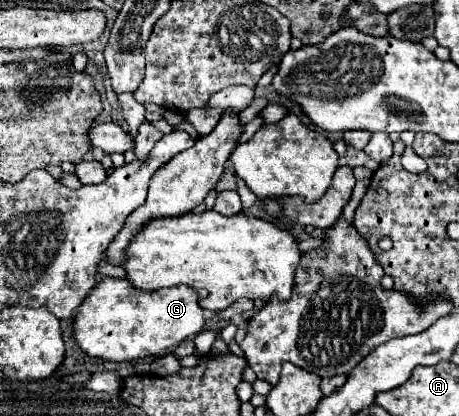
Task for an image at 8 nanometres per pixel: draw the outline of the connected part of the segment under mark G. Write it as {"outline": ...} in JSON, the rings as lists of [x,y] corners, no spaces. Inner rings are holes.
{"outline":[[[103,278],[77,308],[75,340],[89,356],[113,362],[161,356],[203,330],[205,310],[199,306],[199,298],[199,290],[187,286],[145,292],[127,284],[125,278]]]}

